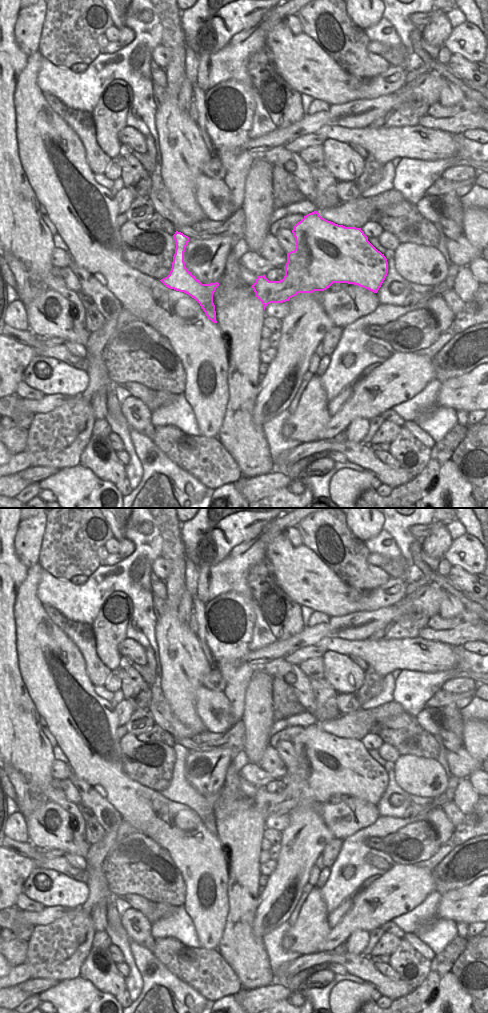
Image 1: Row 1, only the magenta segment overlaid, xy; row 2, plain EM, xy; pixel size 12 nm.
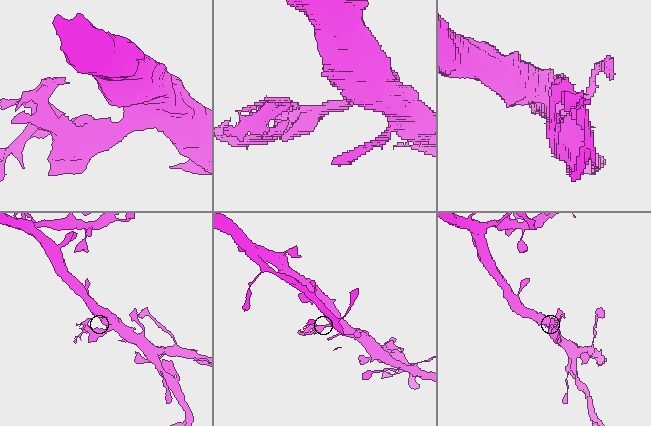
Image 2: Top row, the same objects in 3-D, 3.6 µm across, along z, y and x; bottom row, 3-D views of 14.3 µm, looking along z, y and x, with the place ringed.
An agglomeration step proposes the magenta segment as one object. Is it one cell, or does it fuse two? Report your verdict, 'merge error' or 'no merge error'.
merge error

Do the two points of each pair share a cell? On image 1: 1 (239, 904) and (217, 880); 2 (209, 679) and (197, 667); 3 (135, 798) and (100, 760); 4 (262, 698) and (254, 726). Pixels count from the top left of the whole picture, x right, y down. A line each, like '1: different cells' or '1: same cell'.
1: different cells
2: different cells
3: same cell
4: same cell

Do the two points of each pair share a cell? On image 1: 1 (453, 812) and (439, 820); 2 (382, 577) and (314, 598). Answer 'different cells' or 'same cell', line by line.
1: different cells
2: different cells

